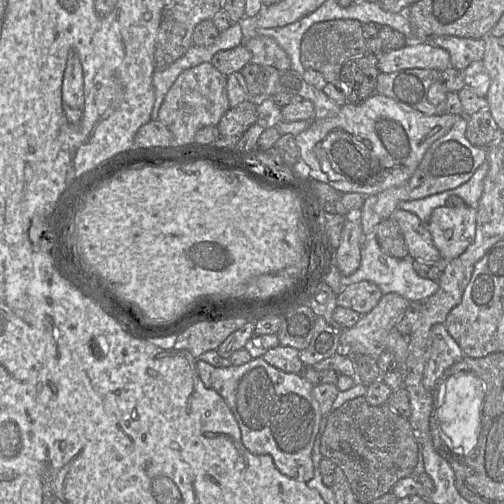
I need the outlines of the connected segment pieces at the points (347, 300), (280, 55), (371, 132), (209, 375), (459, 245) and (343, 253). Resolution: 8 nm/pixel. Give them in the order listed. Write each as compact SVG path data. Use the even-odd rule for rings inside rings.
M361 281L347 286L337 295L337 305L365 315L378 304L382 296L377 285L369 281Z
M256 36L245 42L251 52L251 62L276 70L290 69L290 59L278 43L268 36Z
M376 93L360 104L346 103L333 117L312 119L311 125L295 136L295 142L300 150L300 157L311 169L310 181L327 183L341 193L356 192L370 196L404 185L412 177L430 146L446 135L459 118L460 115L449 113L428 116Z
M262 357L228 367L215 367L203 360L197 360L196 369L205 387L215 390L228 404L239 425L242 443L251 453L270 455L277 469L289 478L306 483L314 477L312 448L322 413L312 396L314 385L310 381L302 374L287 373L276 368Z
M437 207L427 223L434 245L443 261L460 256L476 236L477 209L462 207Z
M350 211L342 230L341 243L335 253L335 264L344 276L353 274L361 263L361 249L365 235L361 225L361 211Z

